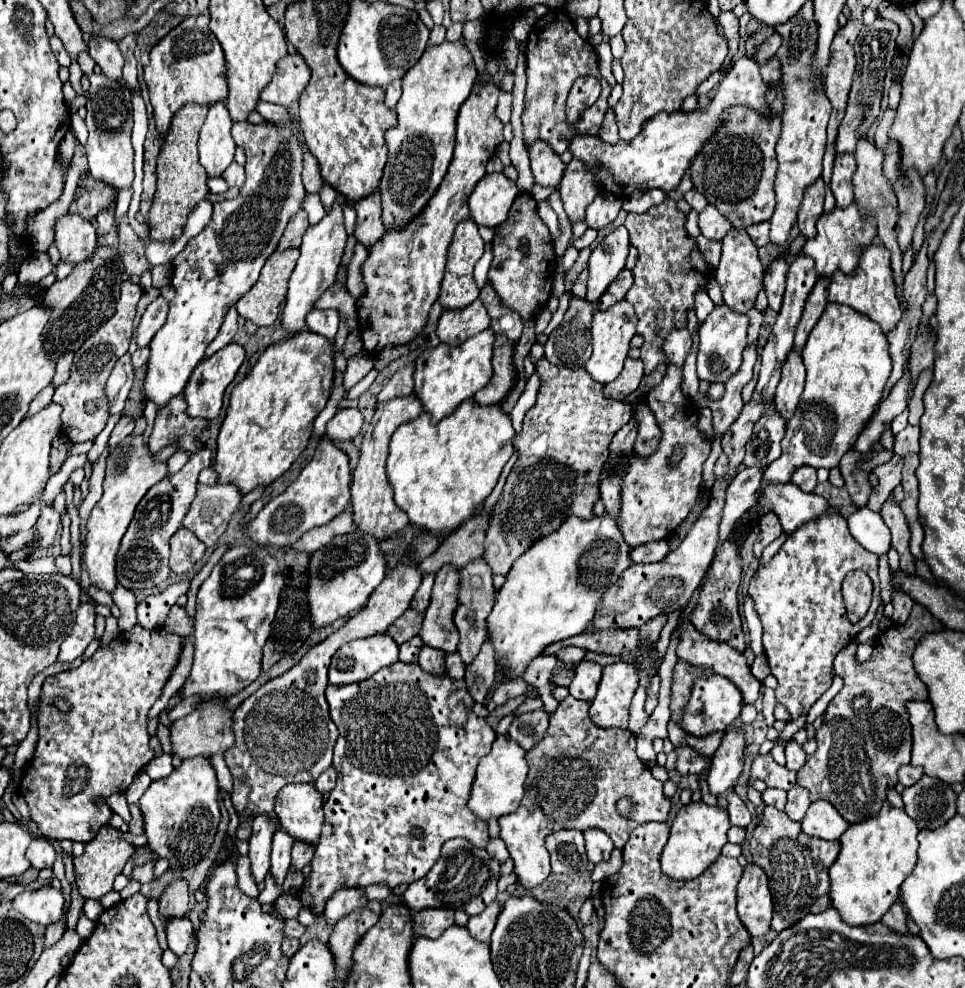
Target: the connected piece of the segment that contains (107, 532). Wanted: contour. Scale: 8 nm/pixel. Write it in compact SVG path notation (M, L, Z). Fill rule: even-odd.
M127 438L123 440L107 458L107 476L103 482L103 498L95 504L87 518L87 534L85 534L85 554L83 554L83 566L89 572L89 580L95 588L113 592L117 588L117 576L115 576L115 558L121 544L123 534L127 532L127 526L133 520L135 506L145 496L145 492L165 478L167 464L165 462L153 462L151 452L145 450L143 438Z

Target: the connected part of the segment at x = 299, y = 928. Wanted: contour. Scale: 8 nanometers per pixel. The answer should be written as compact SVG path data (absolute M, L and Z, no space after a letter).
M288 919L285 922L285 937L299 939L305 933L306 927L297 923L299 922L297 919Z

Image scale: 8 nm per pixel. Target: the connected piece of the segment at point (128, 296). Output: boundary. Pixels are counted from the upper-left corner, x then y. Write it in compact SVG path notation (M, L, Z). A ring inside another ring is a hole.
M125 280L121 286L121 298L117 302L117 310L111 320L107 320L91 338L75 352L75 360L71 366L71 376L65 384L61 384L55 394L53 402L63 408L61 412L61 422L63 422L63 434L67 436L69 442L89 442L97 438L97 434L105 428L109 420L109 406L107 406L107 396L105 396L105 382L115 366L115 362L129 350L131 342L131 330L133 330L133 318L135 318L135 306L141 298L143 290L137 282ZM87 400L97 400L99 410L93 414L85 412L85 402Z

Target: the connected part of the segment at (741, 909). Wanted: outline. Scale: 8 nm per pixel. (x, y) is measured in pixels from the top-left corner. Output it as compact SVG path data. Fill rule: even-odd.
M747 864L737 884L737 912L751 936L765 936L771 928L773 900L761 866Z

